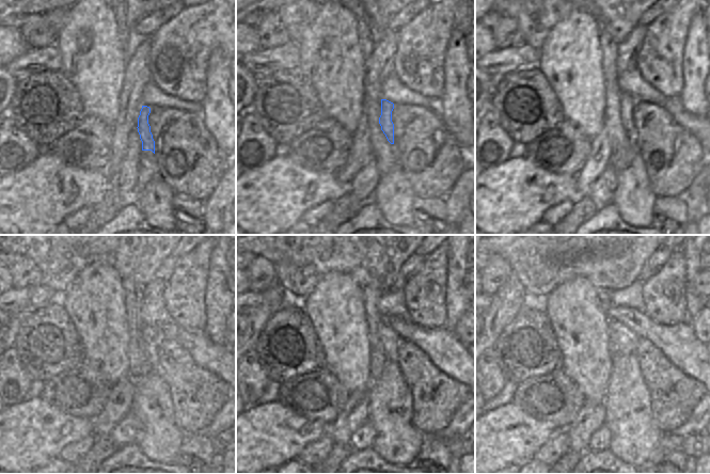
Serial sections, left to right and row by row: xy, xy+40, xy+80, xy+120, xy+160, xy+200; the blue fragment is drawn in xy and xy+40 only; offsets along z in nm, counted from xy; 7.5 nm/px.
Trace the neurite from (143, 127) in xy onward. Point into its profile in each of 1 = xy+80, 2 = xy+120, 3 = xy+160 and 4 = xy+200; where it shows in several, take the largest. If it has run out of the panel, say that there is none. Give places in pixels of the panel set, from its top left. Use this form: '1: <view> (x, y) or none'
1: xy+80 (627, 103)
2: xy+120 (152, 337)
3: xy+160 (389, 338)
4: xy+200 (625, 341)

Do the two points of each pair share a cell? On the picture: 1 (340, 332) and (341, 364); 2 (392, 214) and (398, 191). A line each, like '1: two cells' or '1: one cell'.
1: one cell
2: one cell

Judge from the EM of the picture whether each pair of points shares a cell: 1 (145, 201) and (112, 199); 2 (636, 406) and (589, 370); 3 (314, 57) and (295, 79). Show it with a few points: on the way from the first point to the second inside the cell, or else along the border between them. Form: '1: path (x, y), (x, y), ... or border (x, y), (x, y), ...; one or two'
1: border (138, 193), (137, 203); two
2: border (613, 360), (608, 392), (602, 401); two
3: border (299, 67), (316, 91); two

